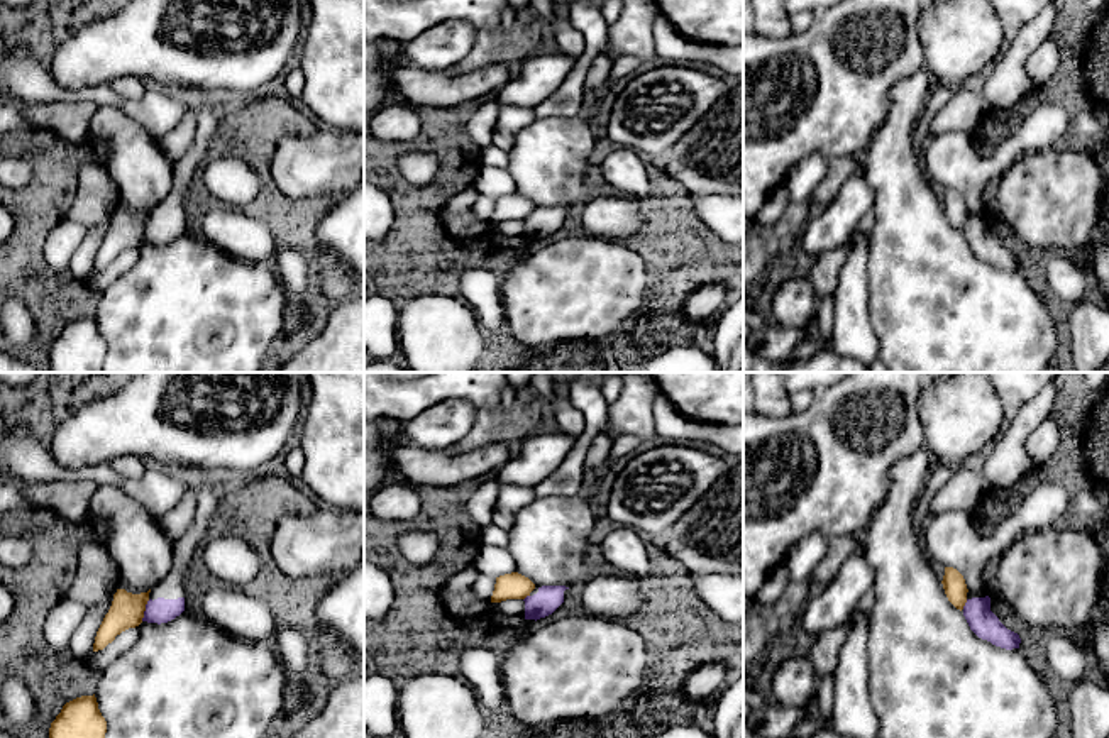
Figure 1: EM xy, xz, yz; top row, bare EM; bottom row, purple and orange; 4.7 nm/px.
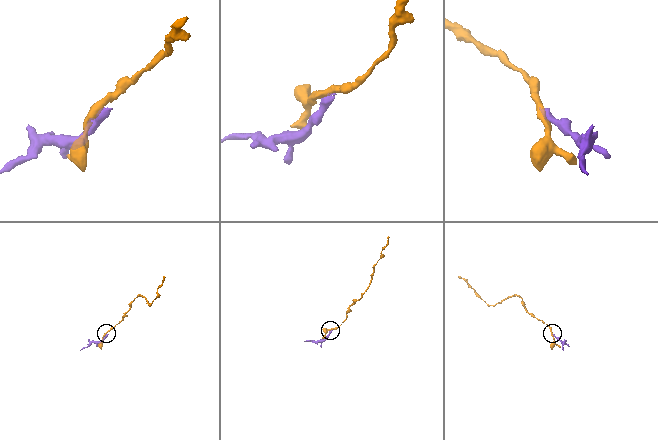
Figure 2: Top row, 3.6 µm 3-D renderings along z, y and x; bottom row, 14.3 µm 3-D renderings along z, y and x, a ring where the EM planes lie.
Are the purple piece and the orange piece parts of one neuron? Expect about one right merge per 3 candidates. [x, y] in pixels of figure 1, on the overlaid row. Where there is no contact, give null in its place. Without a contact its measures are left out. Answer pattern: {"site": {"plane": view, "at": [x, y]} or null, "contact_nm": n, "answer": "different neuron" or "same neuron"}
{"site": {"plane": "xy", "at": [146, 610]}, "contact_nm": 110, "answer": "different neuron"}

